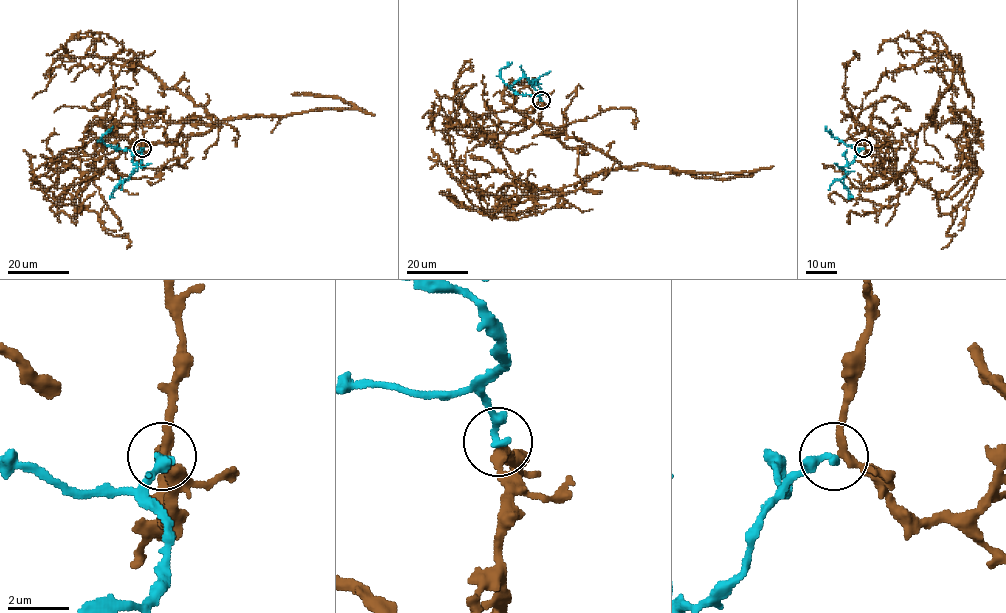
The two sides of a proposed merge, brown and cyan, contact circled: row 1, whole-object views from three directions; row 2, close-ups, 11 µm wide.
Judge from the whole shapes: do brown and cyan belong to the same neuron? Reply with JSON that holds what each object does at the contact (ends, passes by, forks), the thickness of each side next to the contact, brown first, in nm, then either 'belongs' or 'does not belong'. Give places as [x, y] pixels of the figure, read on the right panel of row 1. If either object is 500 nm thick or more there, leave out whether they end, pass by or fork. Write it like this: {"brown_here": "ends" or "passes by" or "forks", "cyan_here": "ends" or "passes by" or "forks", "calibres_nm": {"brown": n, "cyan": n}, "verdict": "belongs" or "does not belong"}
{"brown_here": "passes by", "cyan_here": "ends", "calibres_nm": {"brown": 260, "cyan": 360}, "verdict": "belongs"}

